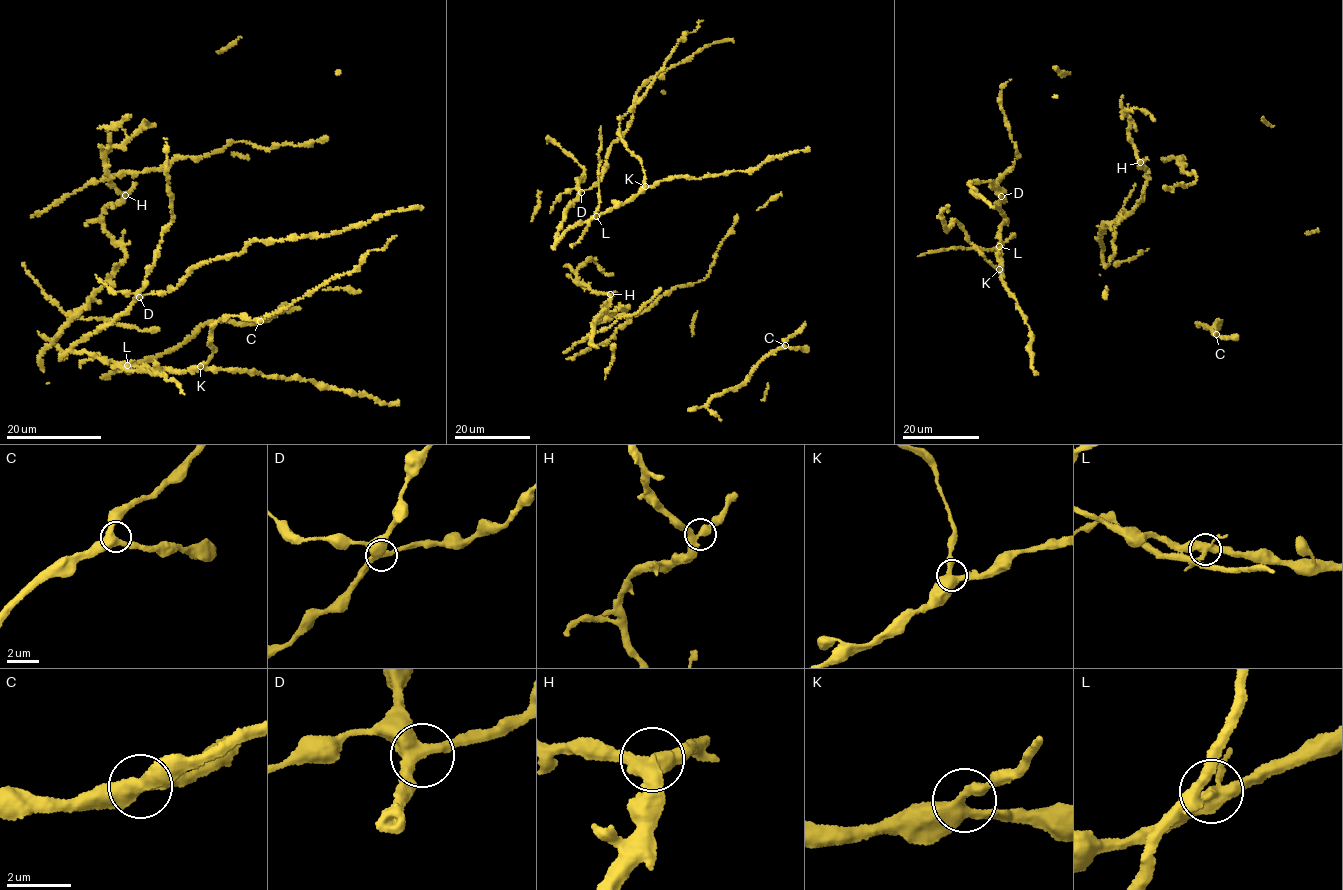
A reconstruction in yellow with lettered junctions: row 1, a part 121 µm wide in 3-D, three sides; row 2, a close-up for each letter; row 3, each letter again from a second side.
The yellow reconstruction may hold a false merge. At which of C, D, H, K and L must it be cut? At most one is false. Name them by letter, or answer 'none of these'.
L

